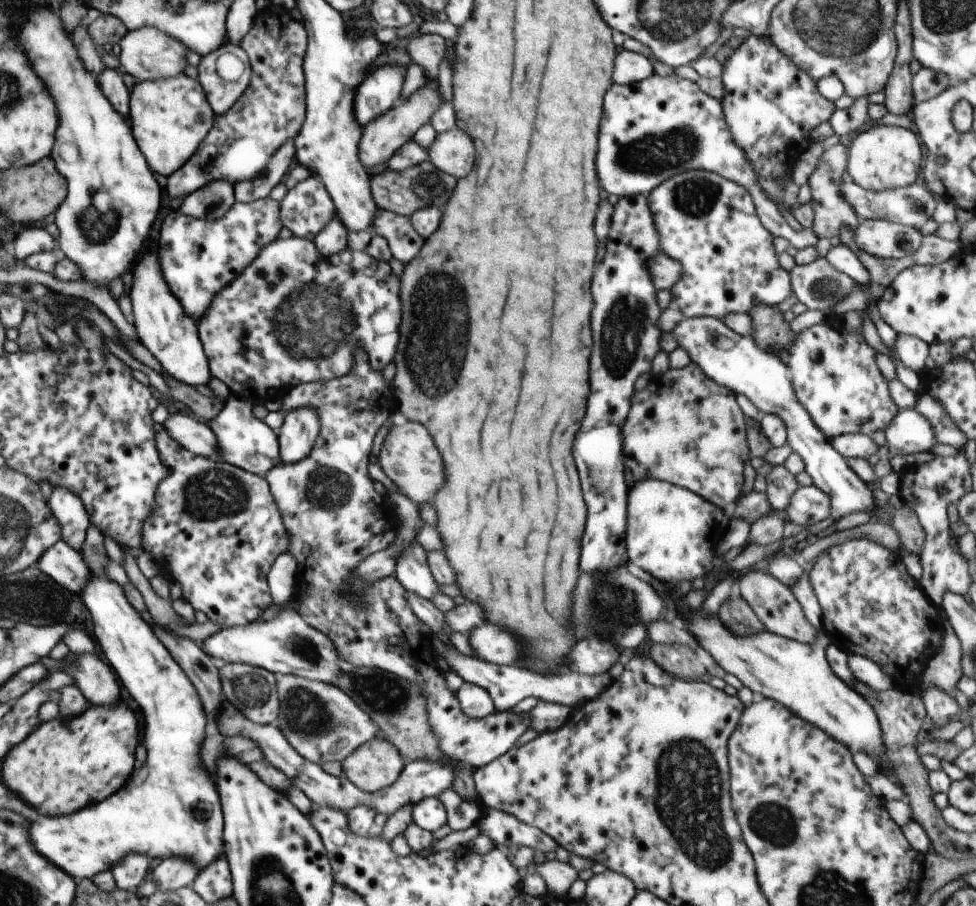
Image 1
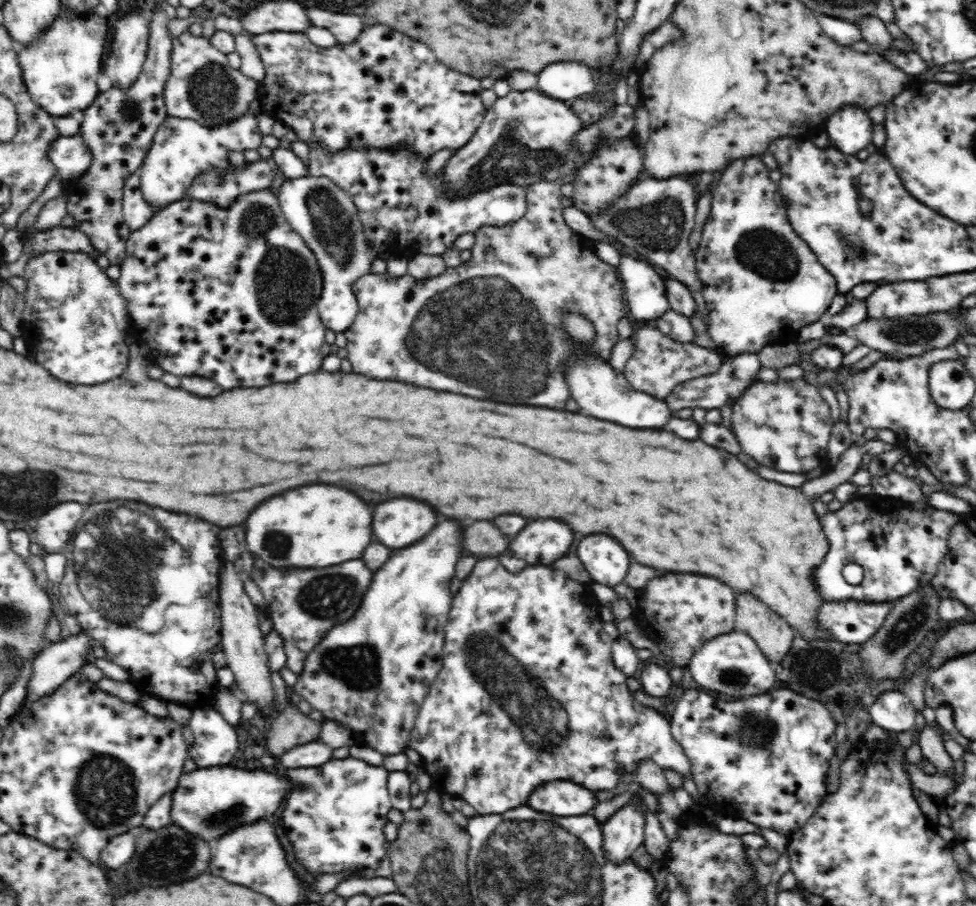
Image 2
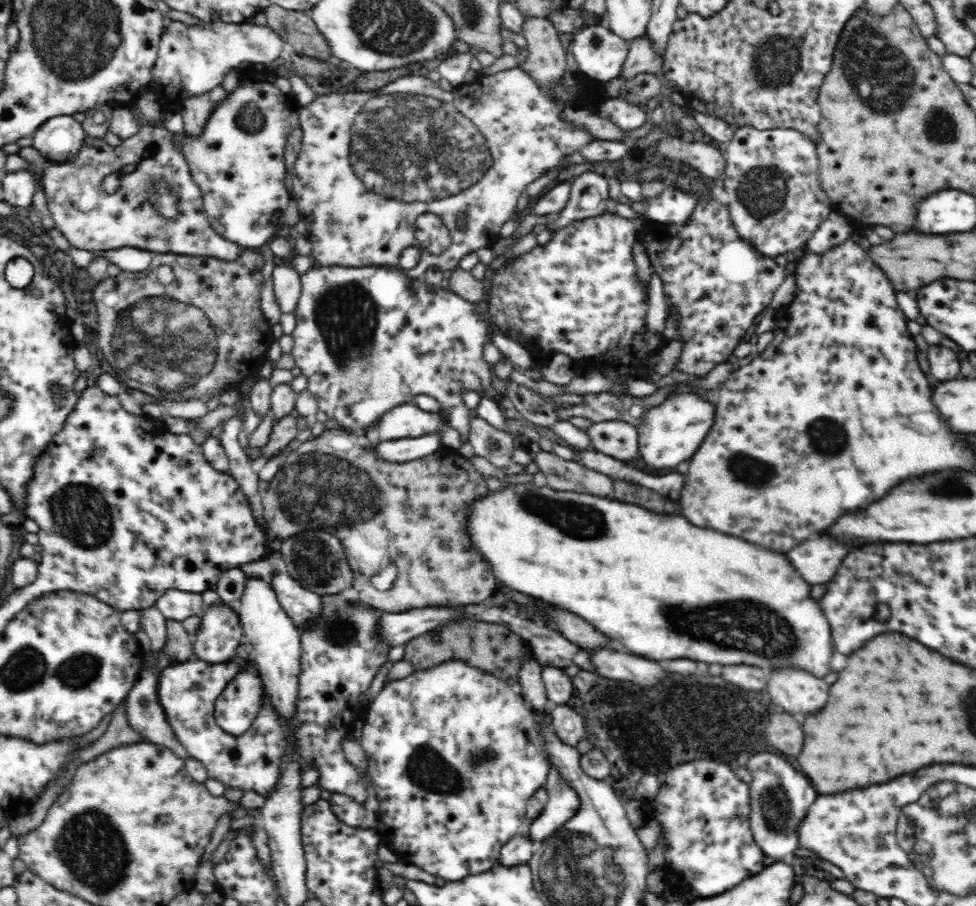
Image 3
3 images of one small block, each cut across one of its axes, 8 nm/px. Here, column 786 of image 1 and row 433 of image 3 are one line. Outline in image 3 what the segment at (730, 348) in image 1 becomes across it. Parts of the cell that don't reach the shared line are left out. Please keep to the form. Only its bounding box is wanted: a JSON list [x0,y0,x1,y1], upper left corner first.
[365,402,445,442]

